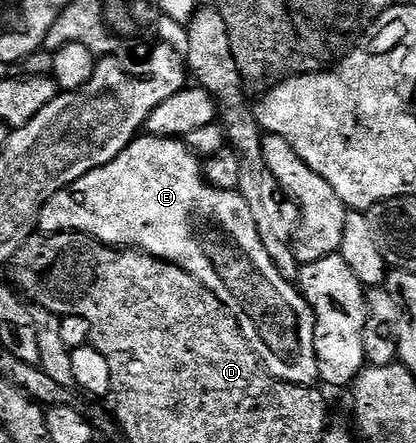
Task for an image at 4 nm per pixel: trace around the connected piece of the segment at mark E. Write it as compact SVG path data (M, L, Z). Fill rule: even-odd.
M154 134L134 138L126 150L115 156L115 160L87 172L87 176L55 192L55 196L51 196L51 200L41 208L37 224L42 234L88 234L106 246L141 250L183 268L229 309L247 344L273 377L292 386L313 388L318 385L313 310L300 289L284 279L267 256L248 202L237 190L220 190L212 186L205 179L202 159L182 139L157 138Z

